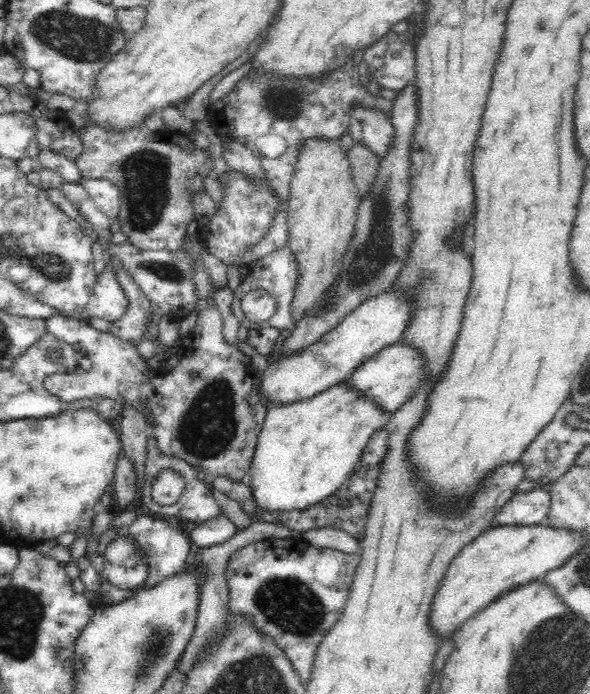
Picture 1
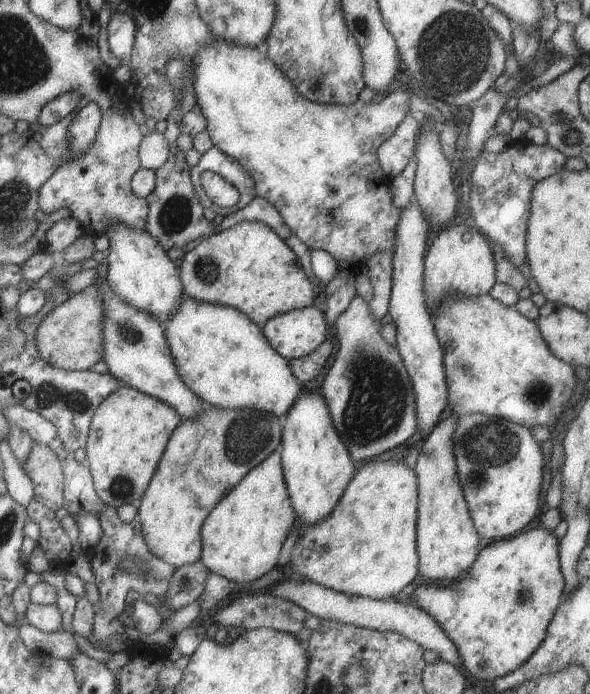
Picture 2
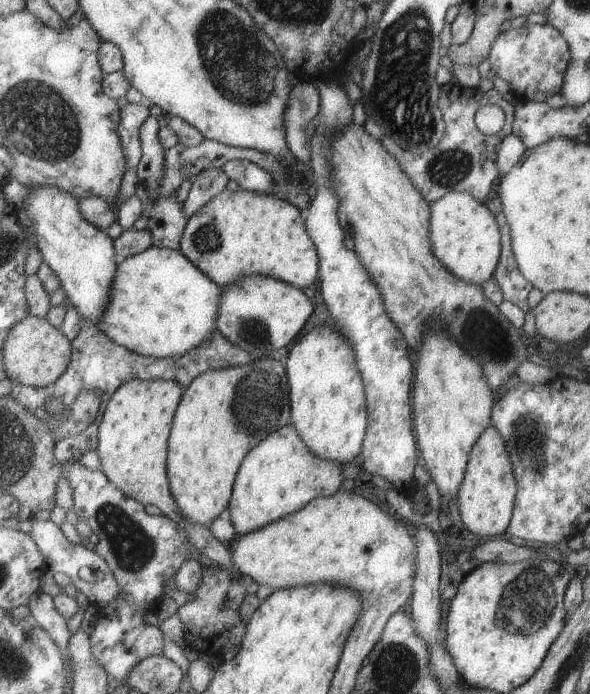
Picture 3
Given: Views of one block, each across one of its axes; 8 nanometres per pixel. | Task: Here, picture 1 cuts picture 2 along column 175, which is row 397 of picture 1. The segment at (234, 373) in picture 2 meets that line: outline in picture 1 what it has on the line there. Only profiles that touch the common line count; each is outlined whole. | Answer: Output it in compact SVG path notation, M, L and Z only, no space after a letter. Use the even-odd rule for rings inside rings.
M348 380L310 398L280 404L269 401L264 415L246 481L255 502L270 512L305 509L334 494L355 469L373 435L386 429L391 416Z

